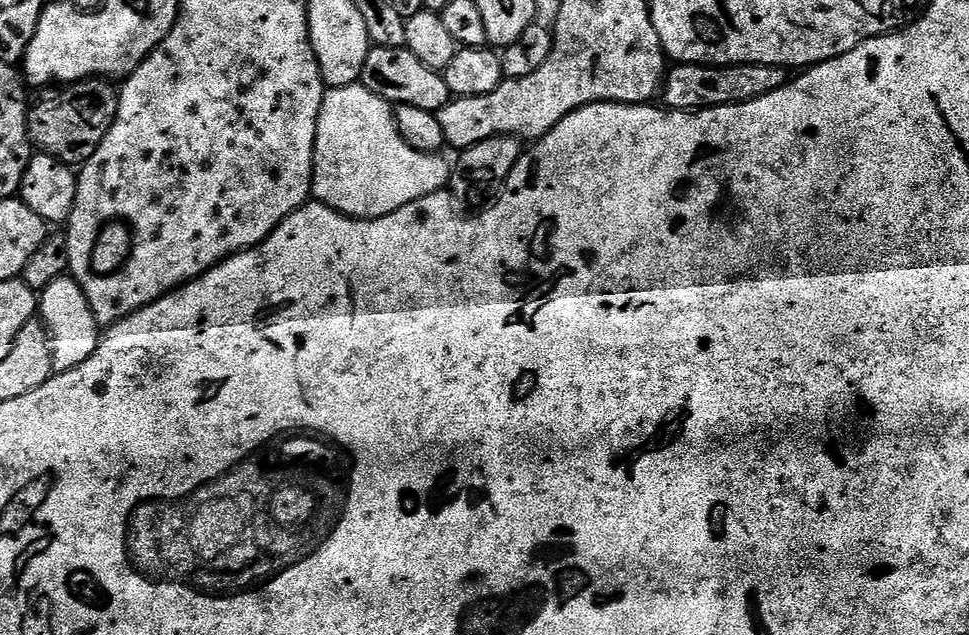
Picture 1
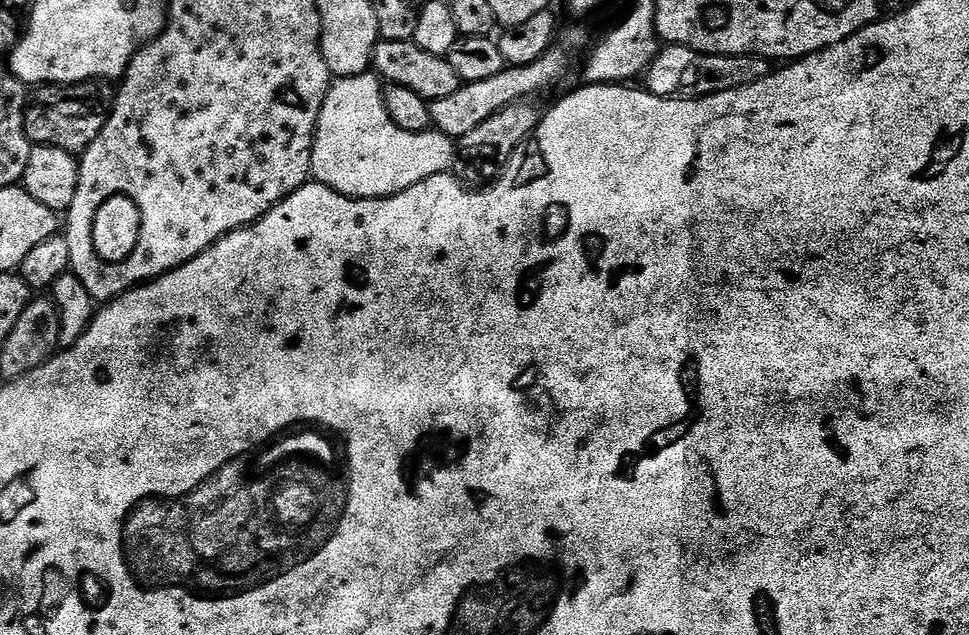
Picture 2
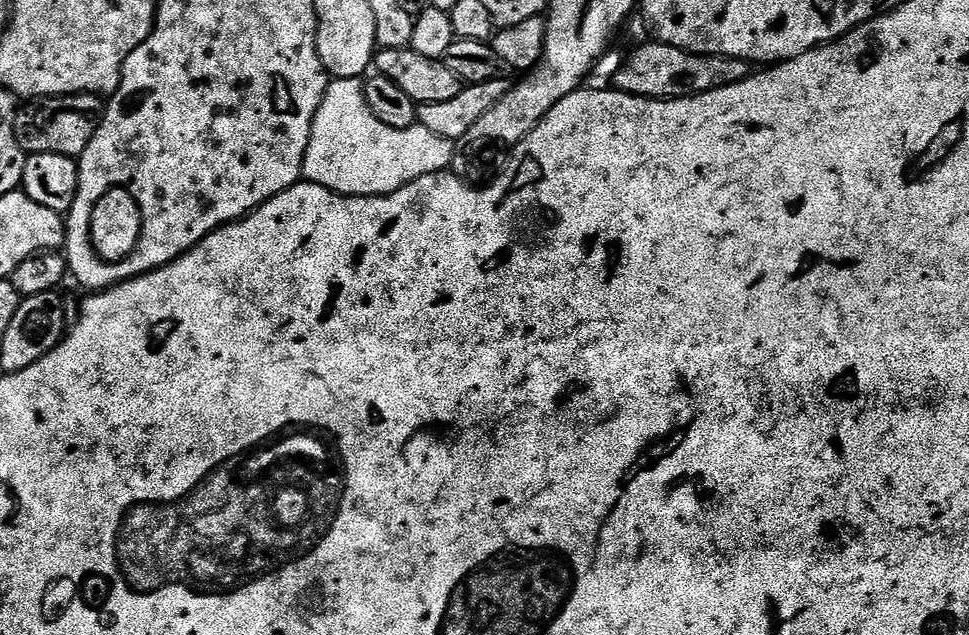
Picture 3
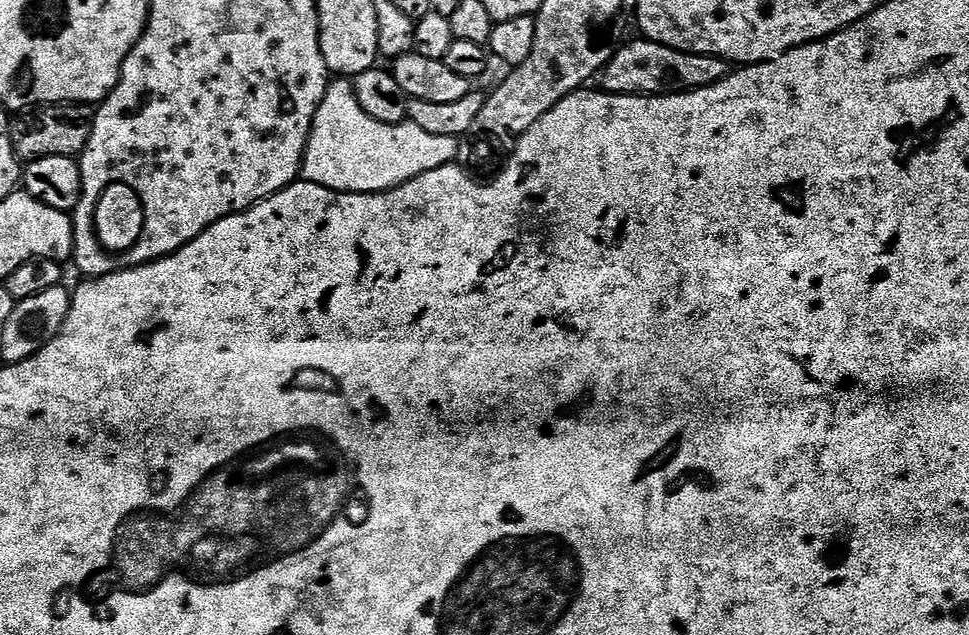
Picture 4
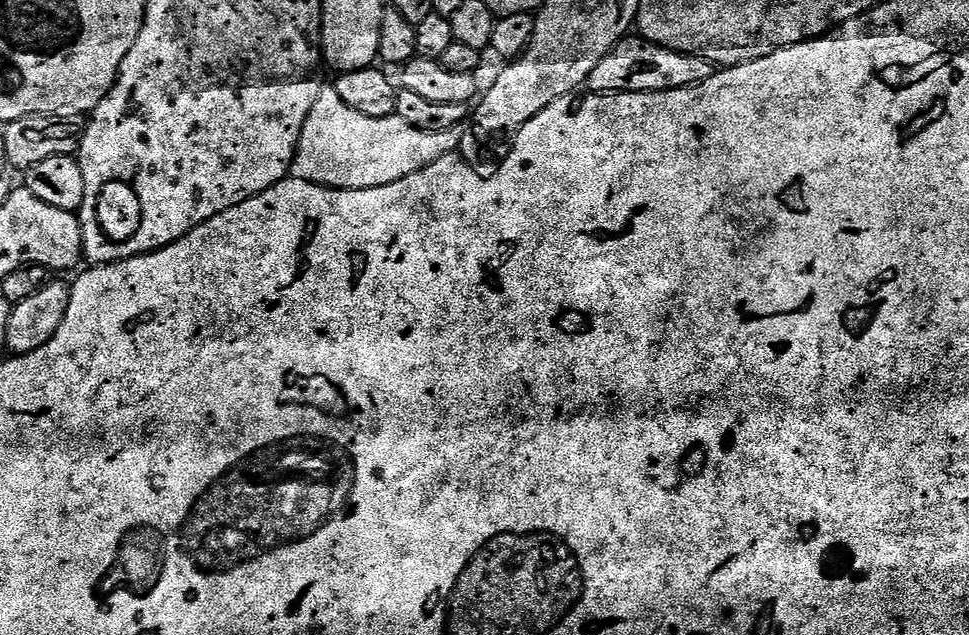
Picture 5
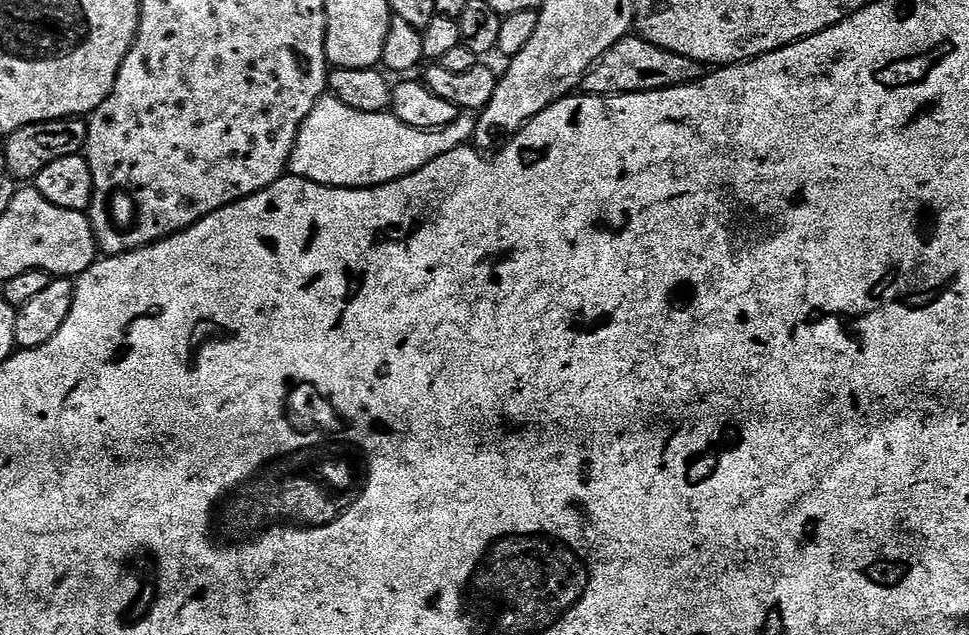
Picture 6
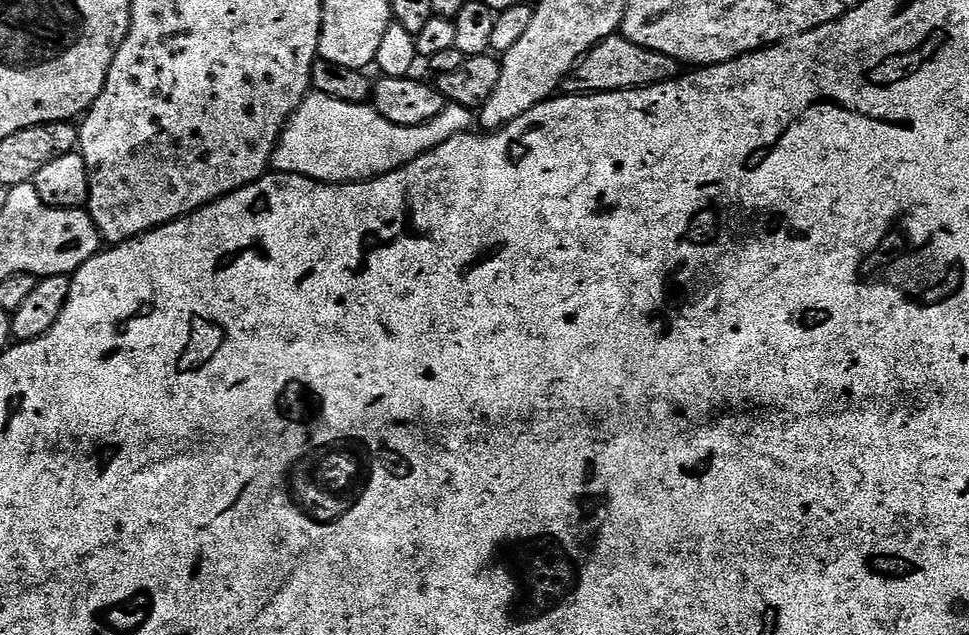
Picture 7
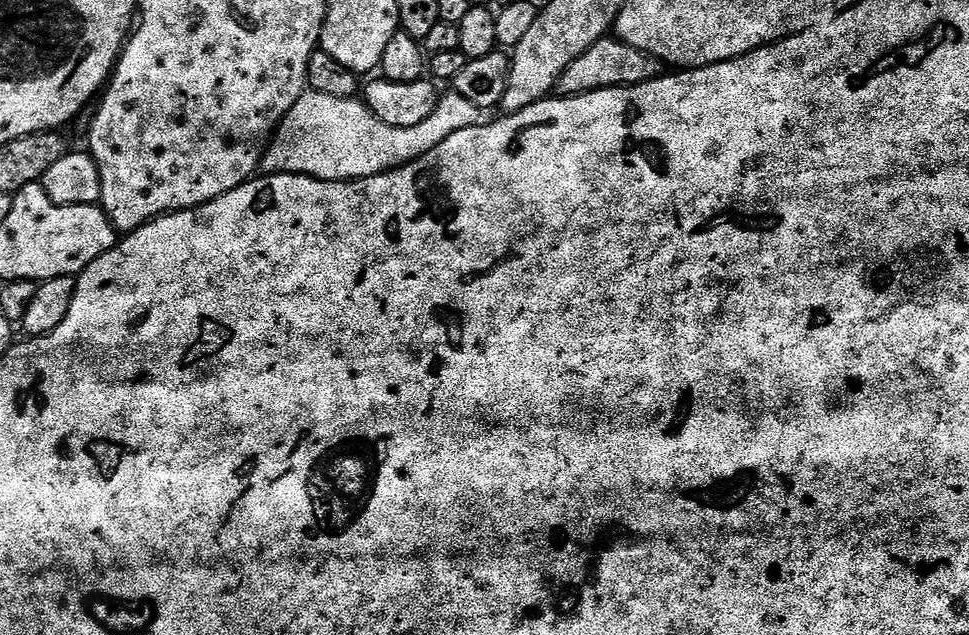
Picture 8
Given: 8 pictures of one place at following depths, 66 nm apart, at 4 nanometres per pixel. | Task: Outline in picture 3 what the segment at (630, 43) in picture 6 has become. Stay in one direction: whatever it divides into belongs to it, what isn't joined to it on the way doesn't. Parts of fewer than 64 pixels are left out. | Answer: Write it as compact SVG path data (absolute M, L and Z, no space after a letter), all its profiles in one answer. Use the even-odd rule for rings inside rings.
M659 42L644 44L616 72L615 91L628 92L632 96L647 96L653 100L680 100L683 96L697 96L712 88L721 88L723 84L742 82L750 74L750 64L746 60L732 60L728 56L700 56L697 52L688 52L678 46Z

